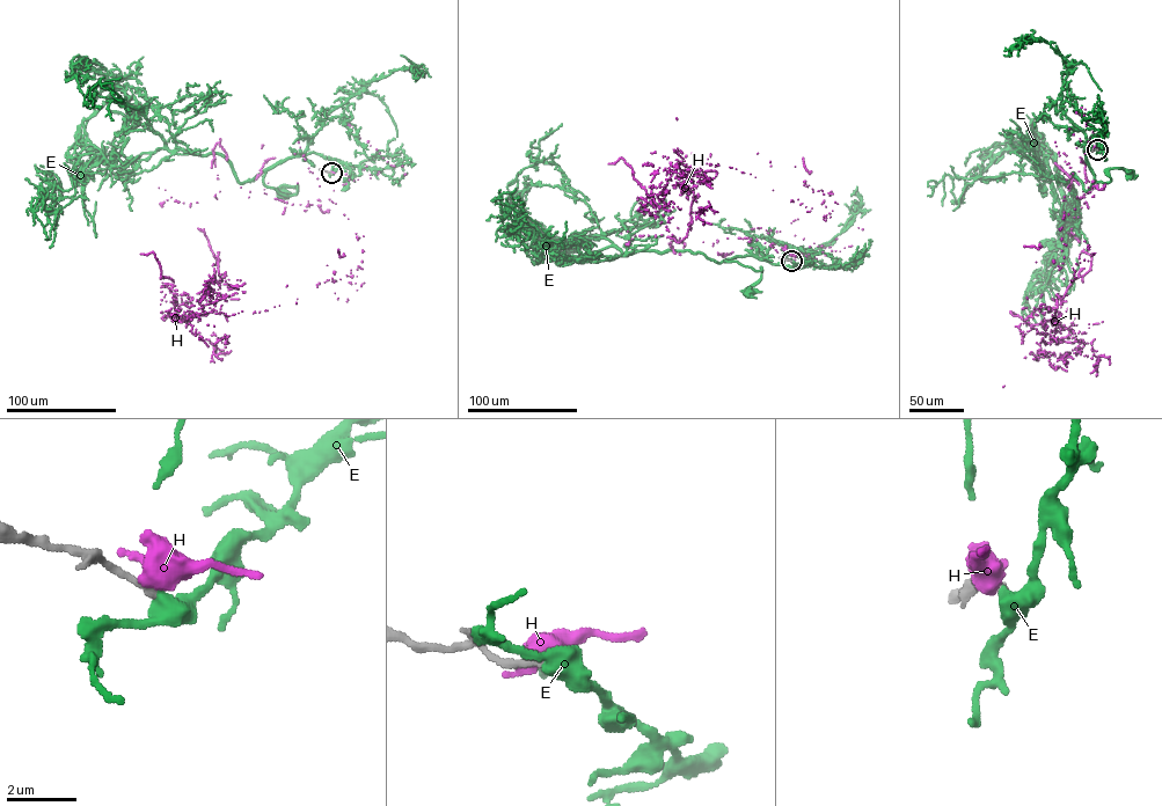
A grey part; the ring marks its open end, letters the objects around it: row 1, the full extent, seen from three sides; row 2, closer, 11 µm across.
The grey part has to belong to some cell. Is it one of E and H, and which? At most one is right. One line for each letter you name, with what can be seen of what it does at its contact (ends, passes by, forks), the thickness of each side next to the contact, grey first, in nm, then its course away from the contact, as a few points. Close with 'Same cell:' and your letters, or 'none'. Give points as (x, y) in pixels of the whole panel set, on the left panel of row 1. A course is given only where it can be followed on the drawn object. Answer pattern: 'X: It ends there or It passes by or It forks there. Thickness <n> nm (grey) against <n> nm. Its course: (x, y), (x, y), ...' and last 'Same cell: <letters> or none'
E: It passes by. Thickness 240 nm (grey) against 480 nm. Its course: (331, 174), (351, 169), (312, 152), (280, 160), (263, 182), (289, 196), (298, 187), (280, 192)
Same cell: E

